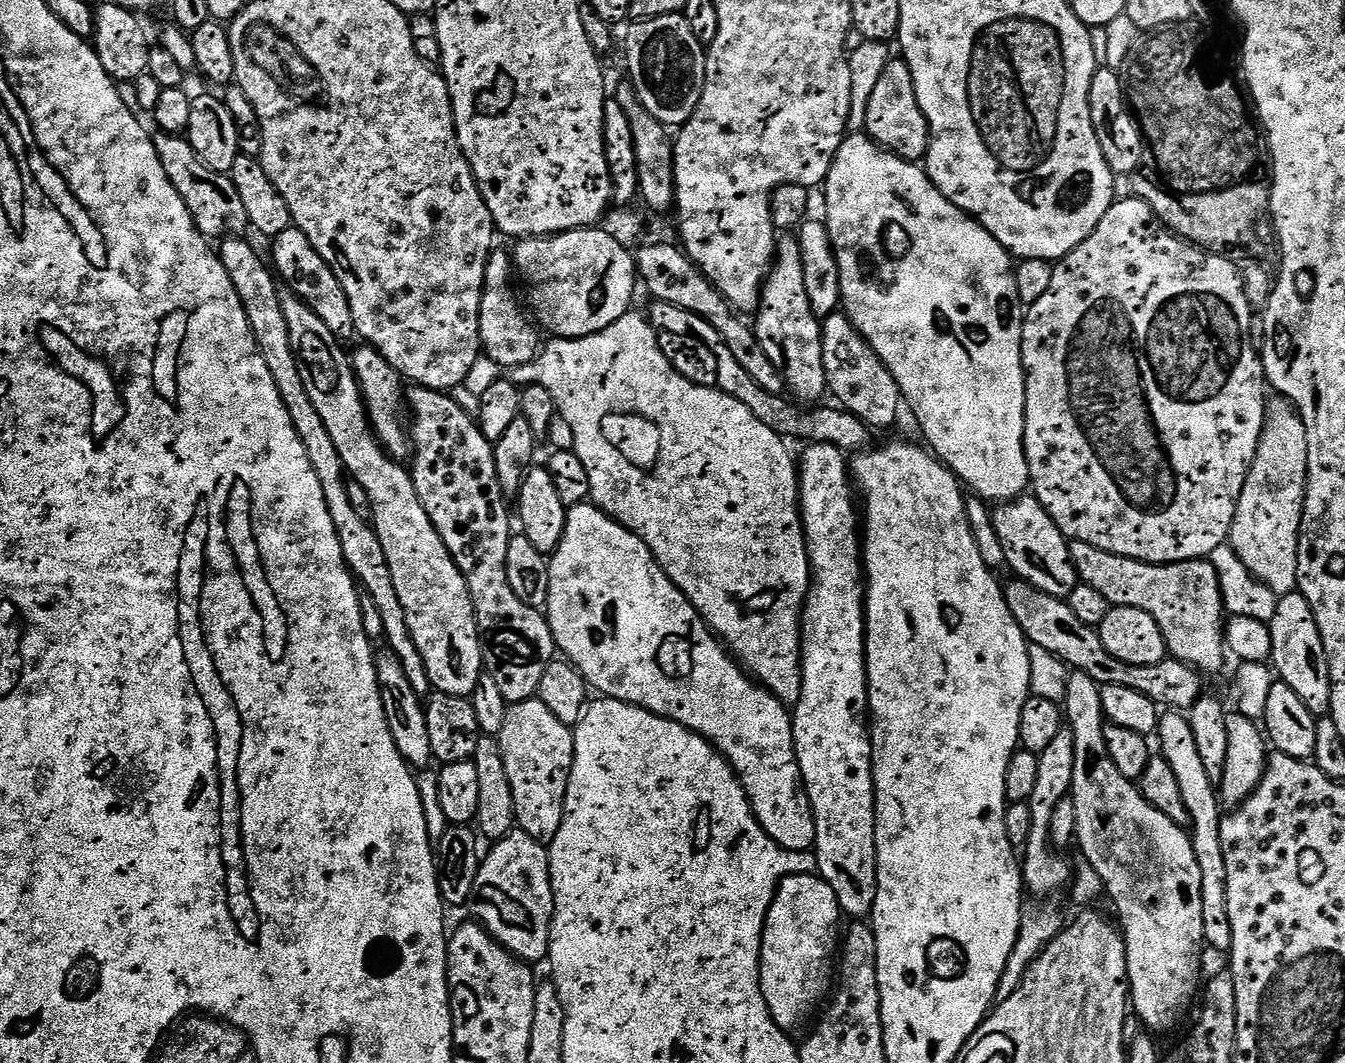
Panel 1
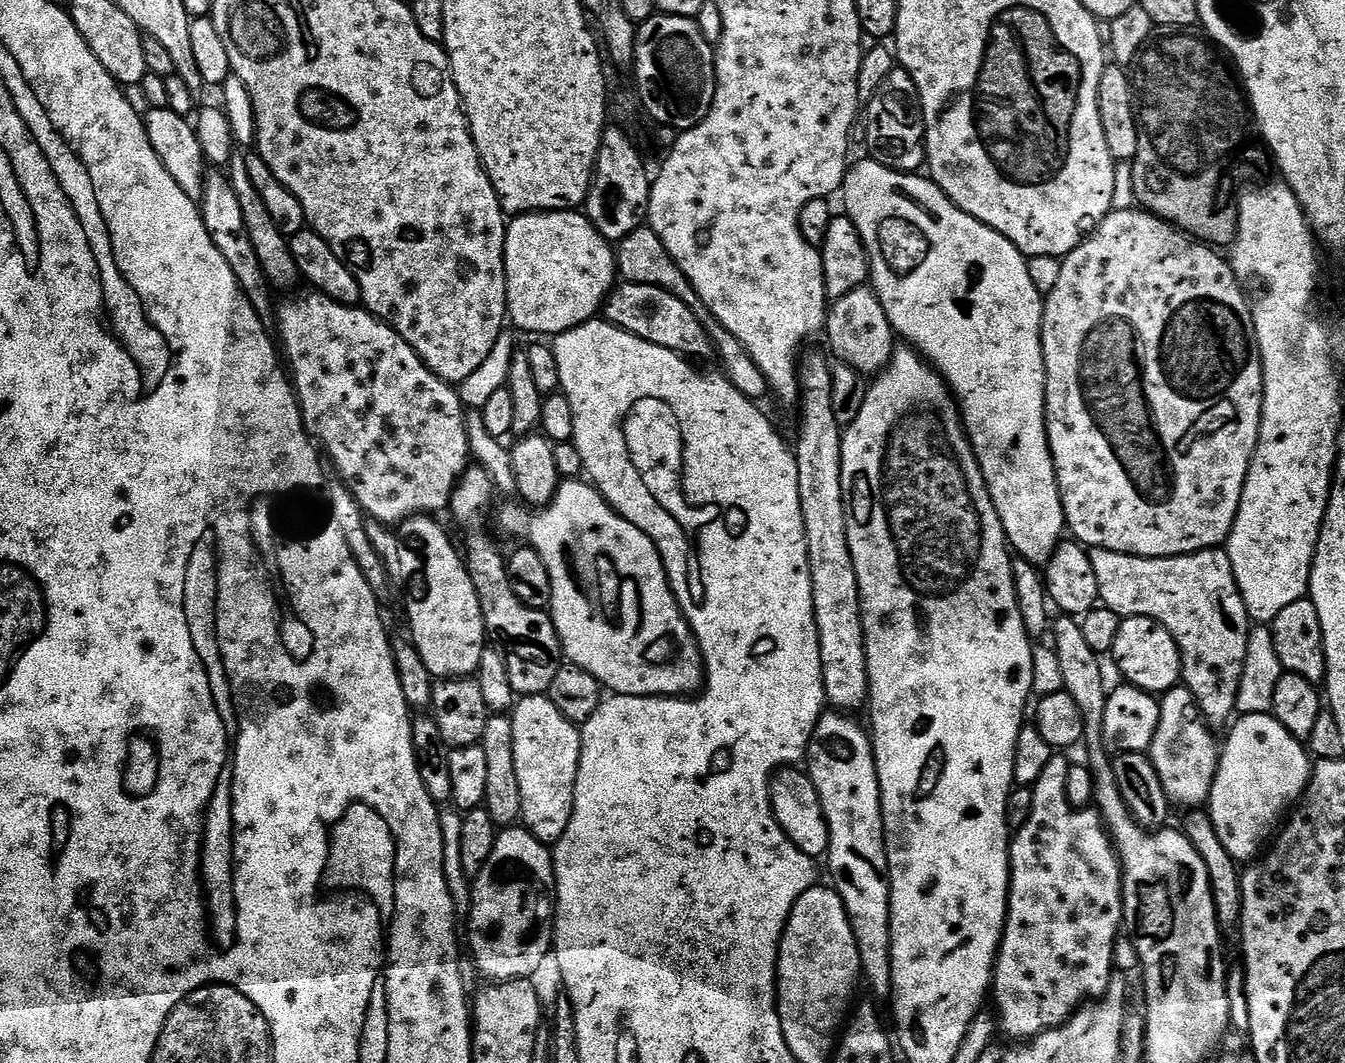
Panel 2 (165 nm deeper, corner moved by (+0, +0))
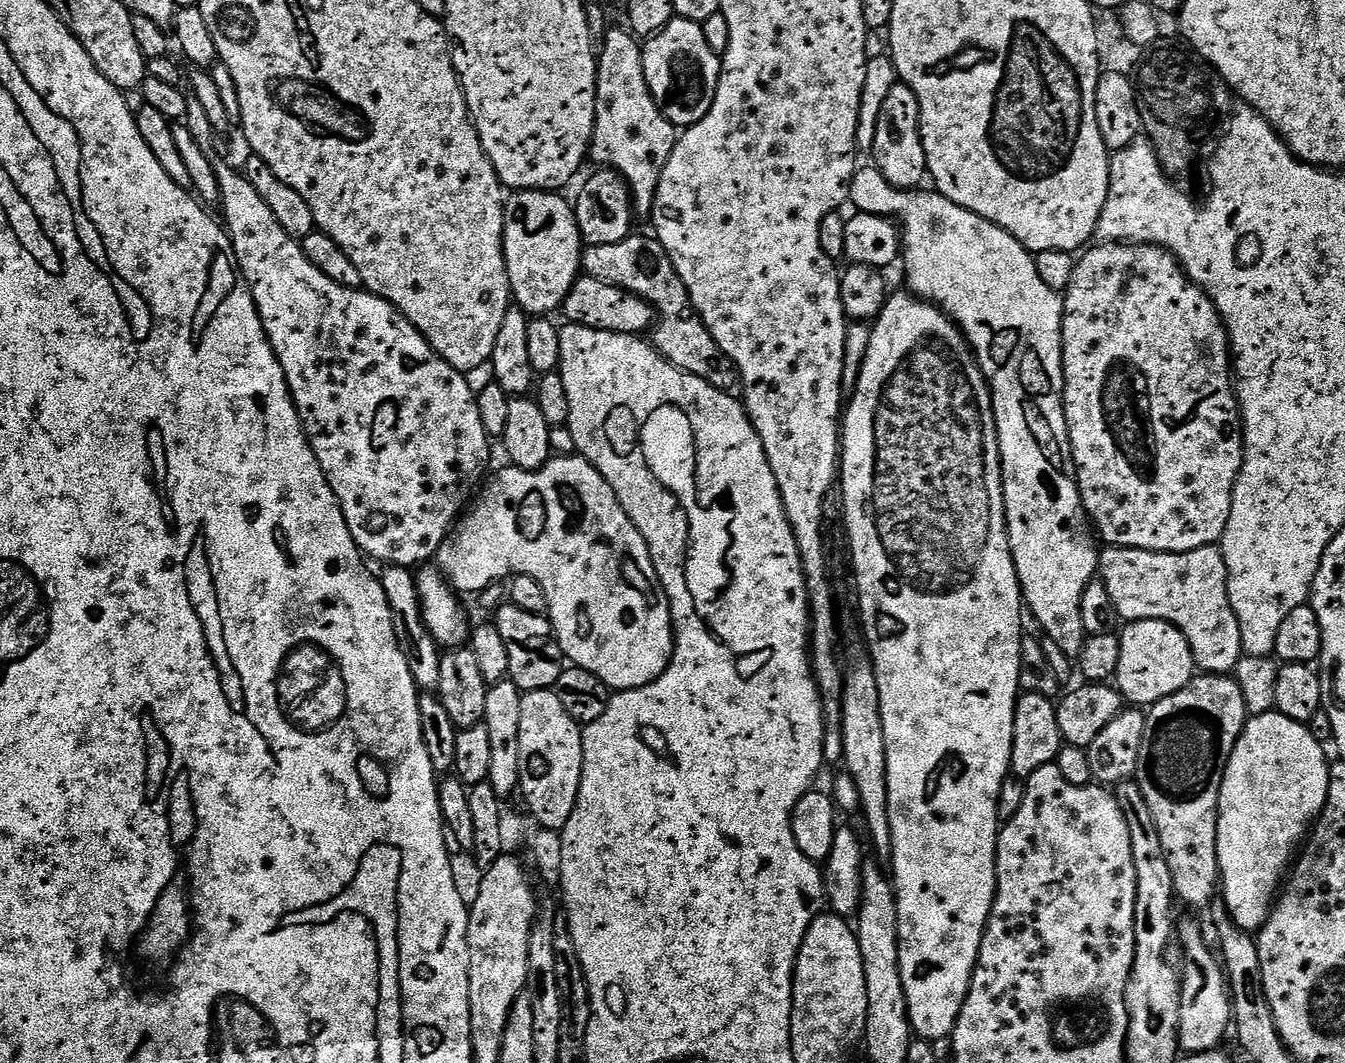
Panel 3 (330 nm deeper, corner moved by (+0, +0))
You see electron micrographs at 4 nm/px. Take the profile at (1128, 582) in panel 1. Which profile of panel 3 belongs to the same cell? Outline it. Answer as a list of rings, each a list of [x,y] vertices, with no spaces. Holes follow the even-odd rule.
[[[1108,546],[1099,553],[1098,576],[1104,581],[1121,621],[1170,622],[1186,638],[1201,673],[1235,673],[1236,664],[1245,651],[1242,630],[1230,606],[1228,567],[1219,547],[1189,552],[1151,552]]]

